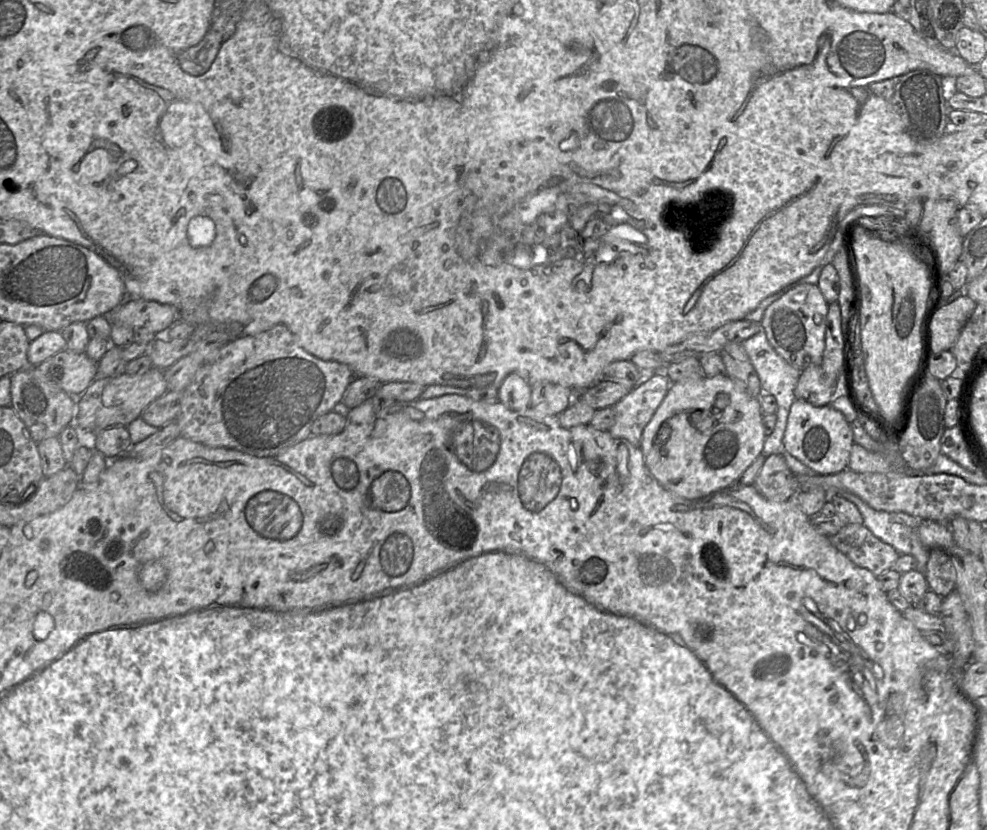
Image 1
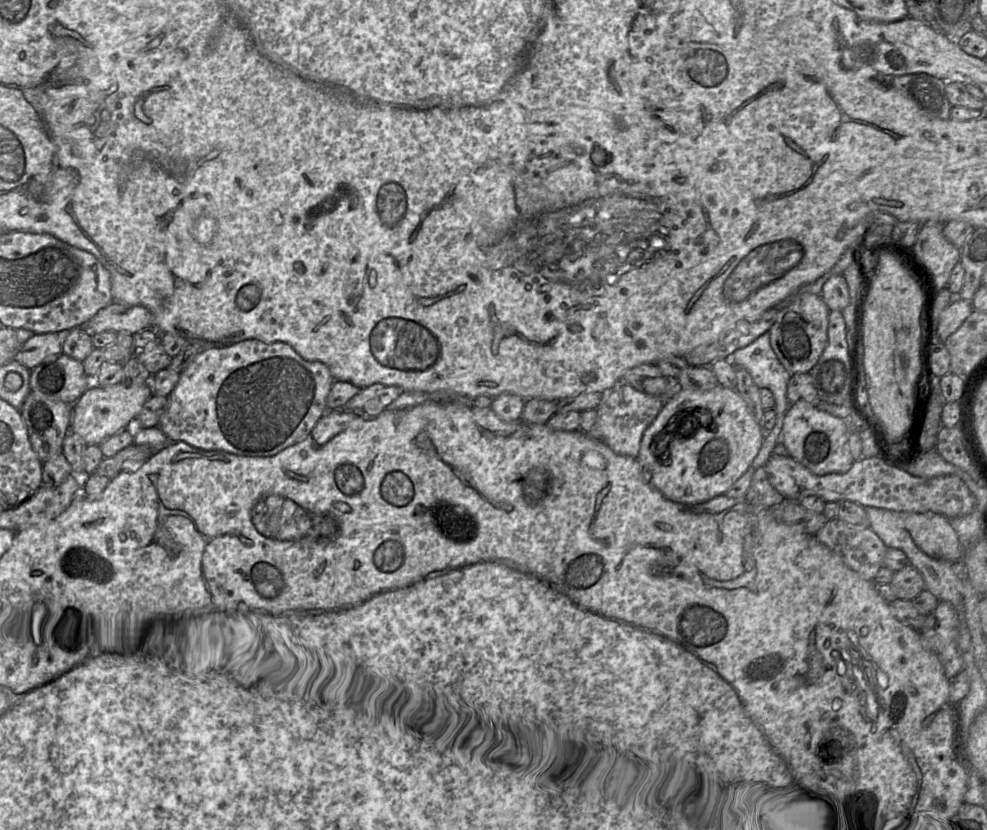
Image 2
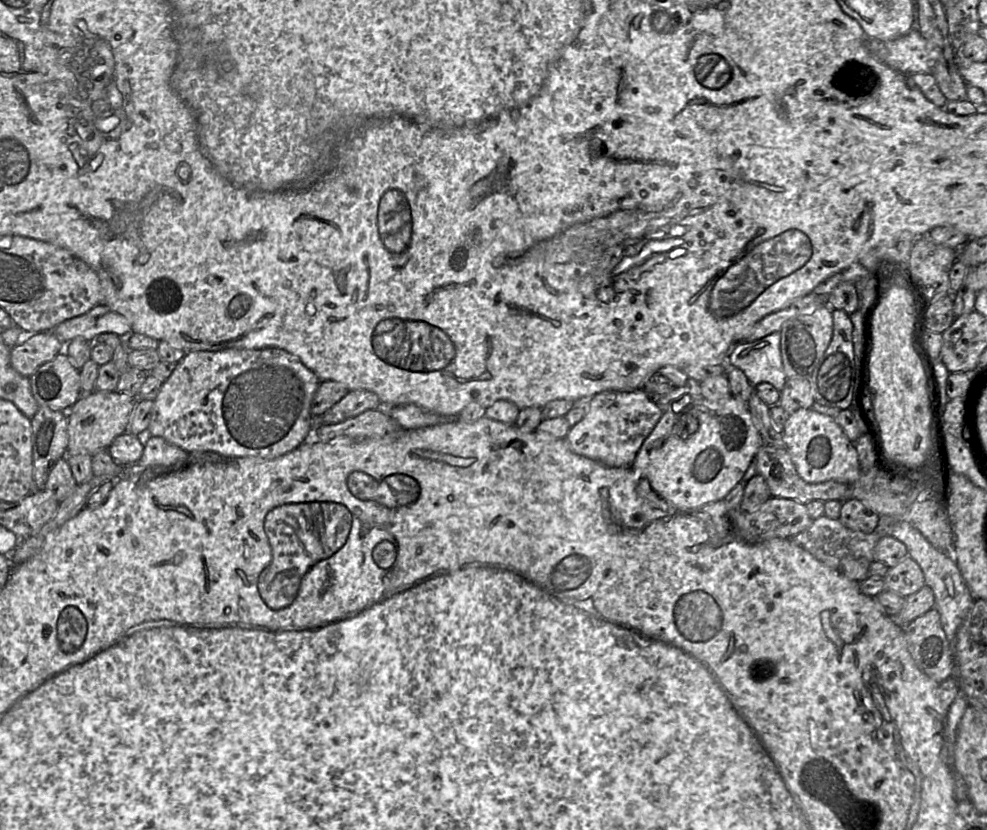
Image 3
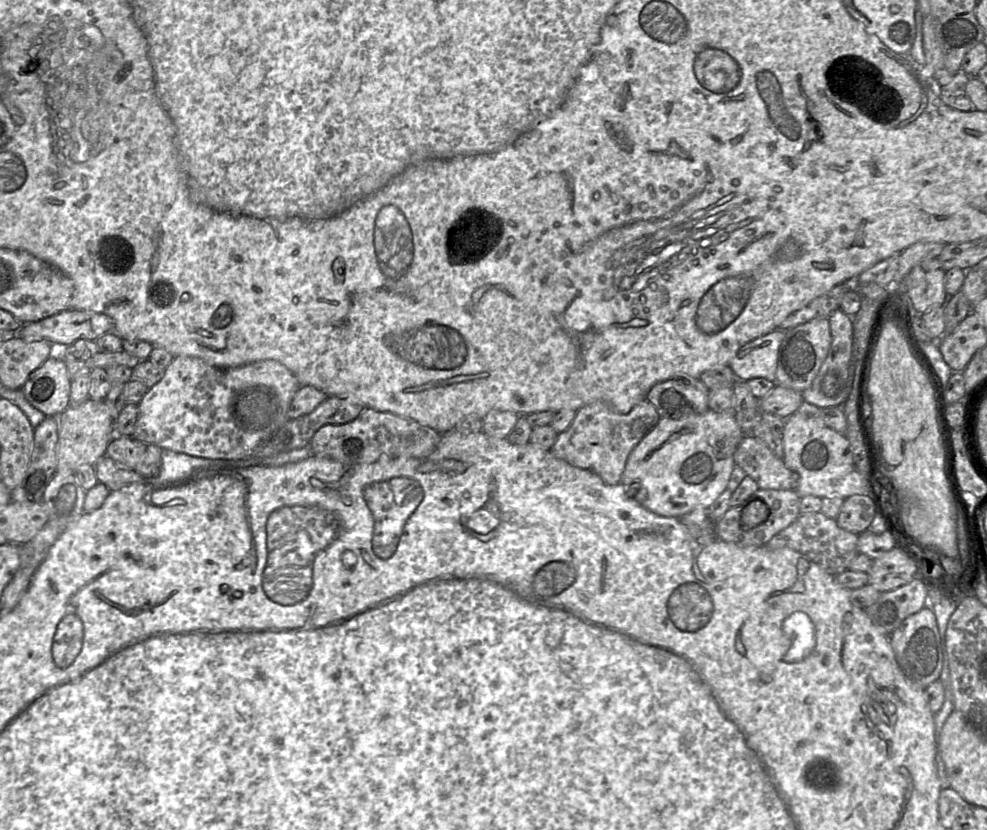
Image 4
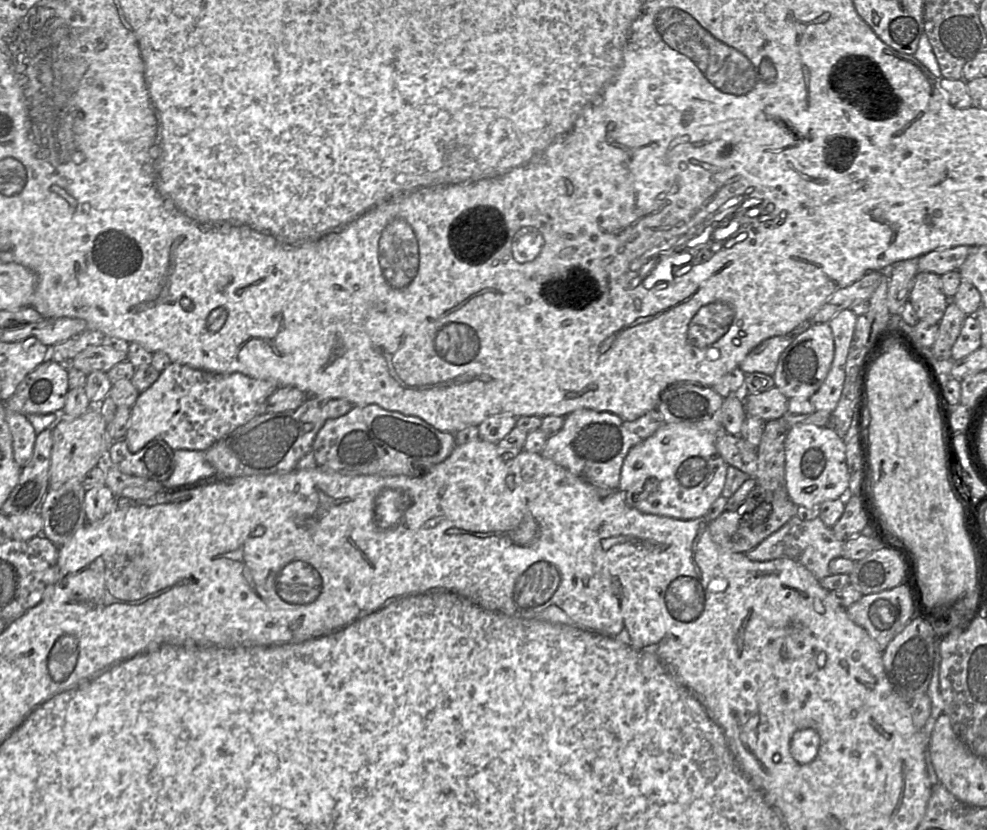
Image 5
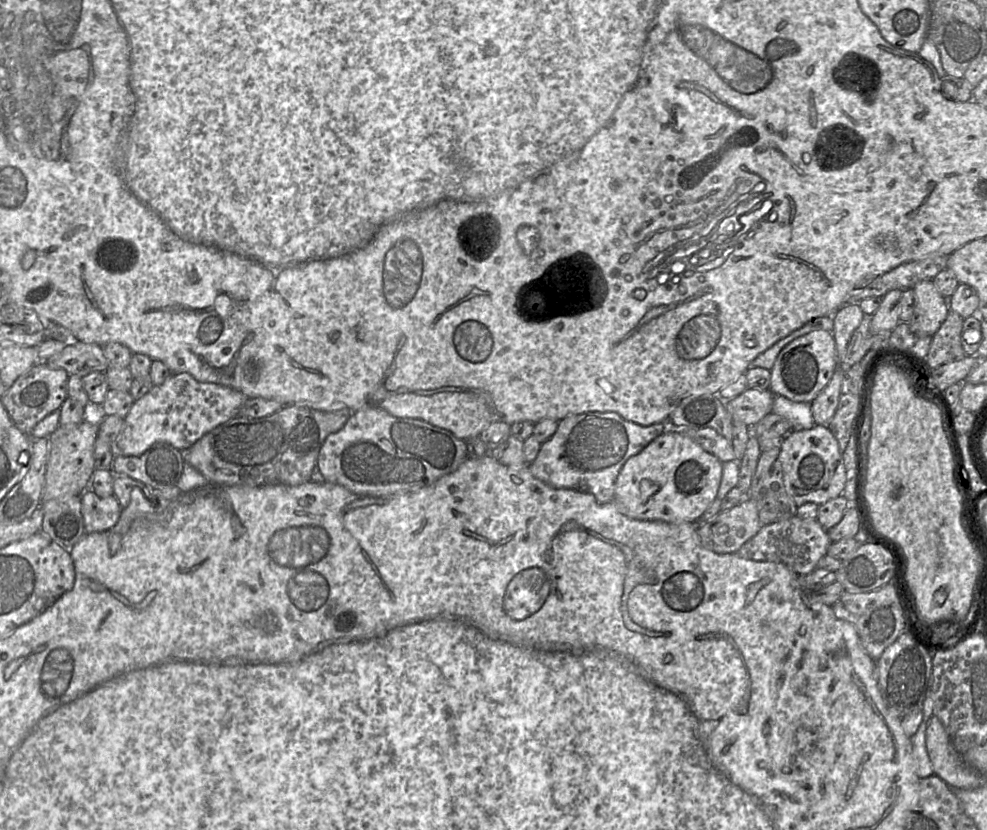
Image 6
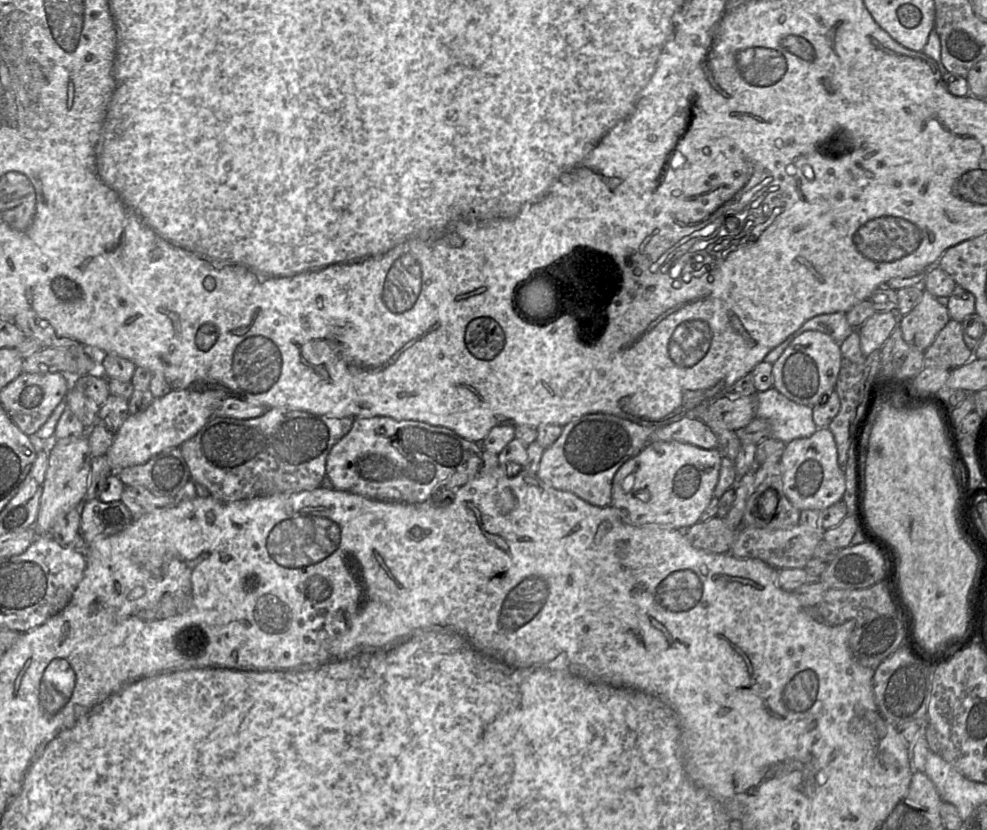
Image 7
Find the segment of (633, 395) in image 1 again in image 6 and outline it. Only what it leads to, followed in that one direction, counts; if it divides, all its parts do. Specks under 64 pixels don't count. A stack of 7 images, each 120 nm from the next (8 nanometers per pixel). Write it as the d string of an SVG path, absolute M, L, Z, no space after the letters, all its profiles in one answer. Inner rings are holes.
M586 412L569 415L559 421L558 428L553 436L542 443L538 456L529 468L536 478L554 488L586 492L592 494L600 503L611 502L614 499L615 482L624 463L664 433L666 424L668 427L668 423L642 426L625 420L616 412Z

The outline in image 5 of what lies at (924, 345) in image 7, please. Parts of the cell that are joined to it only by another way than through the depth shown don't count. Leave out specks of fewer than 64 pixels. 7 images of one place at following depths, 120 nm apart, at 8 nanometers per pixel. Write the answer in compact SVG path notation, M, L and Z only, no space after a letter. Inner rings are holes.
M918 272L909 301L919 320L940 322L948 306L948 297L942 291L940 276L932 272Z

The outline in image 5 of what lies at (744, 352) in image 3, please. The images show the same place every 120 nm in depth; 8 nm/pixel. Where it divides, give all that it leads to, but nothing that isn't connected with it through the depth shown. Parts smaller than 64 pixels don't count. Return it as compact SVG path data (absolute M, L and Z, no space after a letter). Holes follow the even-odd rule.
M804 321L787 334L774 336L762 341L748 353L740 363L739 368L745 374L760 372L773 376L782 352L799 334L808 329L812 324L816 323Z

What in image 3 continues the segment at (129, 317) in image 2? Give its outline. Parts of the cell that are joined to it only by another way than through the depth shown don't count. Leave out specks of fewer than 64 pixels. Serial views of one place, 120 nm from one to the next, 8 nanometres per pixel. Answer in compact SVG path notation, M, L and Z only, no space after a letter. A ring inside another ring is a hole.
M98 304L85 314L60 323L52 332L63 343L68 343L75 338L90 341L101 333L130 337L132 329L122 314L105 304Z

